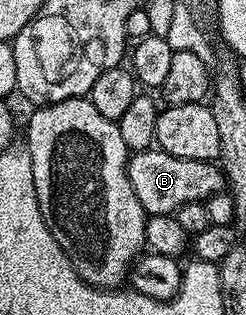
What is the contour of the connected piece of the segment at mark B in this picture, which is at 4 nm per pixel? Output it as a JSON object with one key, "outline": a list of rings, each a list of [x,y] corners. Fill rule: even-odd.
{"outline":[[[156,146],[132,153],[128,170],[131,190],[135,190],[135,198],[139,198],[139,206],[143,206],[146,217],[174,215],[179,206],[204,202],[227,188],[220,163],[212,160],[175,158]]]}

